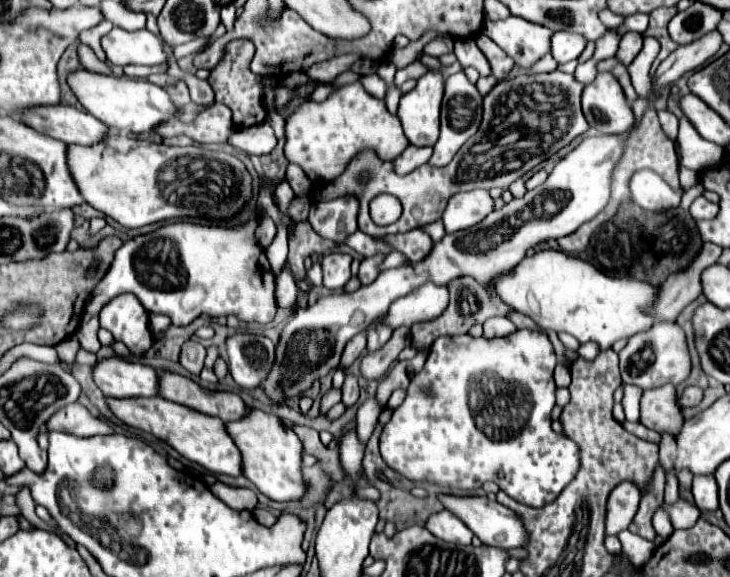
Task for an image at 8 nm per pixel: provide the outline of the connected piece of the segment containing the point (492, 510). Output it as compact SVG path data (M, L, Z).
M441 497L445 509L457 515L485 545L501 547L501 549L523 549L529 543L529 531L523 525L523 519L511 511L509 507L497 503L489 497Z

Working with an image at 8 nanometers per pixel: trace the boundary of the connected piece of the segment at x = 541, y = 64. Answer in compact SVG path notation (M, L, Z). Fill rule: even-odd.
M545 55L545 57L541 57L537 63L531 65L531 71L533 71L533 73L551 73L551 71L555 71L555 69L557 69L557 63L555 63L555 59L553 59L551 55Z

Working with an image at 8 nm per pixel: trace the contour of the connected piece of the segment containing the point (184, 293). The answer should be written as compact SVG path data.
M249 215L247 223L237 229L225 229L225 227L205 227L205 225L191 225L191 223L175 223L165 225L149 235L139 235L127 243L123 243L115 259L105 273L105 277L97 283L93 293L87 297L83 307L83 323L87 323L91 317L99 315L99 311L117 295L121 293L133 293L137 299L141 299L143 307L149 313L161 313L171 319L175 326L186 326L199 315L209 317L229 317L235 315L247 323L269 323L275 315L275 277L269 269L269 261L263 253L263 249L253 239L255 231L255 215Z

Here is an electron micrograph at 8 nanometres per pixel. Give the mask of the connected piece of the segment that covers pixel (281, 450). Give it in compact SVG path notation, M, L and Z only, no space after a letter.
M251 409L249 419L227 423L227 431L243 455L243 475L269 499L277 503L297 503L307 493L309 485L301 471L303 443L301 439L275 415Z

